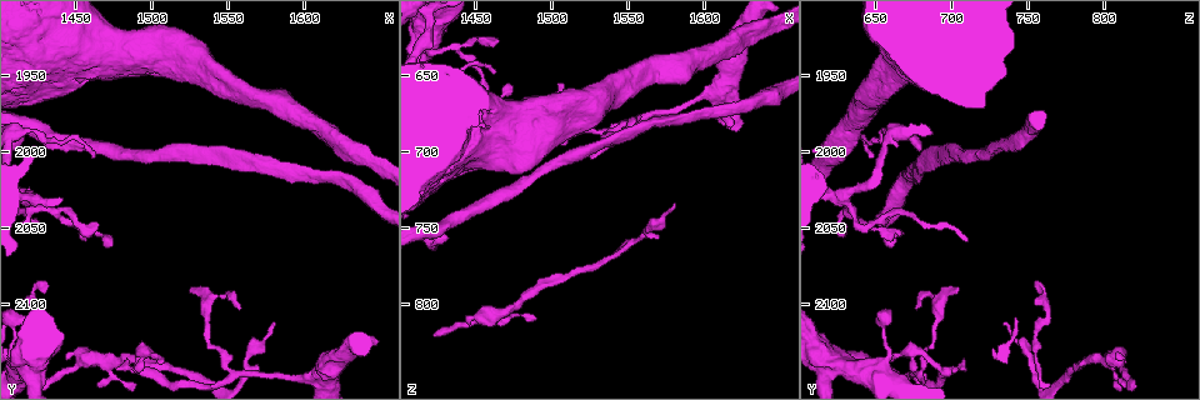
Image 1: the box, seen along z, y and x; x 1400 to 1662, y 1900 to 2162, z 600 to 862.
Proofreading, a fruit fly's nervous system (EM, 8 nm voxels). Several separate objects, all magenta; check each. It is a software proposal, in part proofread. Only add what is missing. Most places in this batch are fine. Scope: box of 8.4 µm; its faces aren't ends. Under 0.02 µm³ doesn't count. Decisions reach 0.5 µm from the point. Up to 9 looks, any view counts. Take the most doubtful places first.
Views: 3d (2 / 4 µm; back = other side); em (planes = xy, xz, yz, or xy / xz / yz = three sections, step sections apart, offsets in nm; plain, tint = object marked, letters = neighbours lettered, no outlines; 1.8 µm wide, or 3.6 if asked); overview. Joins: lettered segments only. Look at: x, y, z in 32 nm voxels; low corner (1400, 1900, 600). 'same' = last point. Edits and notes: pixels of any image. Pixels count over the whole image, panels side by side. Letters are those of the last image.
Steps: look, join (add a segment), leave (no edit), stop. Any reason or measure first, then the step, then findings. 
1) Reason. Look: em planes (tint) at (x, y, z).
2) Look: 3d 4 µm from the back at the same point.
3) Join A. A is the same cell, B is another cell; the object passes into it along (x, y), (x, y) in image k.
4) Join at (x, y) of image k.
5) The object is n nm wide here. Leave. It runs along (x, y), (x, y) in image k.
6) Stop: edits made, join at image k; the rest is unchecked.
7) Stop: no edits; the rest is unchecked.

Abrupt turn. Look: em xz step 16 (tint) at (1494, 2144, 694).

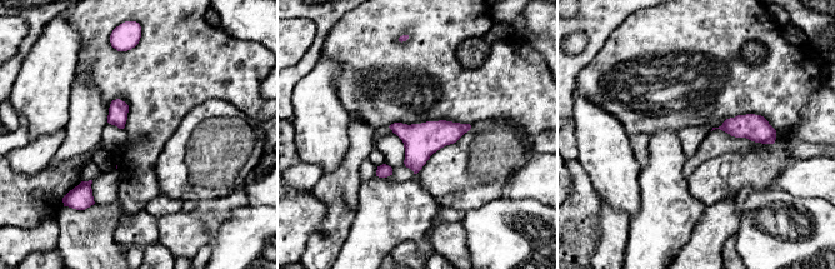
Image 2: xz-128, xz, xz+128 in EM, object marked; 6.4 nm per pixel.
Look: em yz step 4 (letters) at the same point.

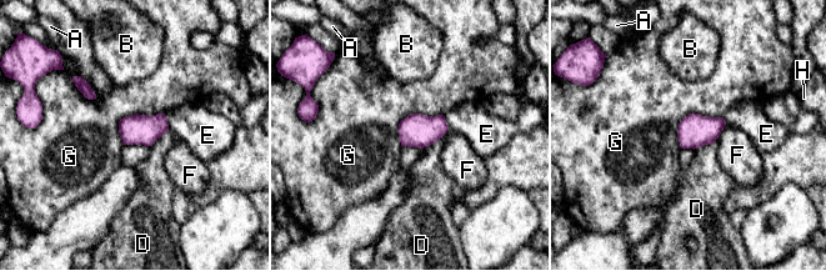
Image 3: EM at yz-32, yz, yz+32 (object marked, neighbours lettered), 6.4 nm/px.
The longest contact is with G, 340 nm. Leave. A, B, D, E, F, G and H are other cells; a border runs along (722, 116), (687, 114), (679, 146) in image 3; no lettered segment goes on from it.

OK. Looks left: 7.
Stops while still wide. Look: 3d 2 µm at (1616, 2148, 684).

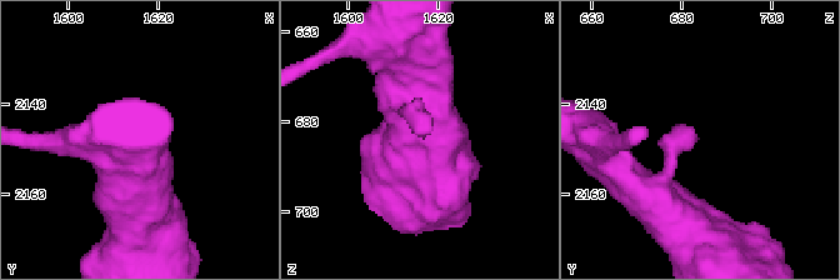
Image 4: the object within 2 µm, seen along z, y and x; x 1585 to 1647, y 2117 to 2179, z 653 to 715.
Shape alone is not enough. Look: em planes (letters) at (1617, 2147, 683).

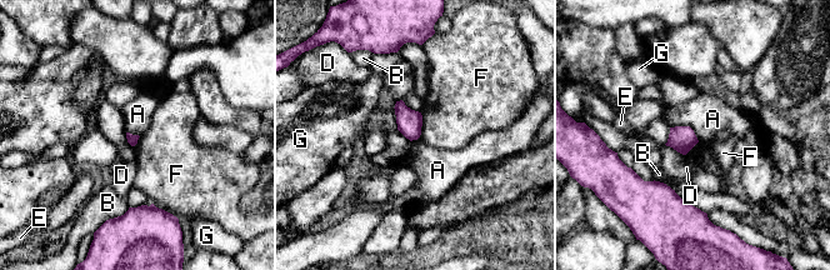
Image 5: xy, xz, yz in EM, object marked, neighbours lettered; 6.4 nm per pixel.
Leave. A, B, D, E, F and G are other cells; a border runs along (670, 126), (689, 126), (699, 140) in image 5; no lettered segment goes on from it.

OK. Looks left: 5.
An open end. Look: em planes (letters) at (1474, 2056, 656).

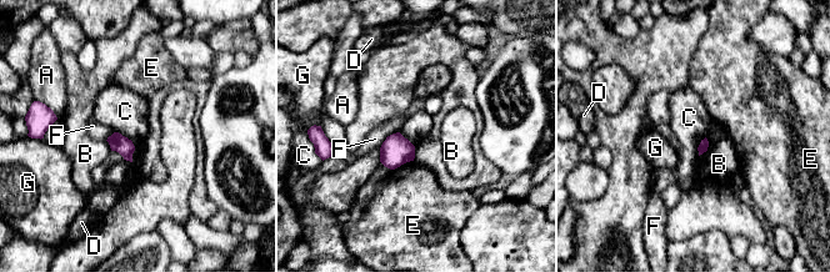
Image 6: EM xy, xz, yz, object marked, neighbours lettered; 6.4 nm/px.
Leave. A, B, C, D, E, F and G are other cells; none of them fits.

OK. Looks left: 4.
Look: em planes (letters) at (1524, 2090, 704).

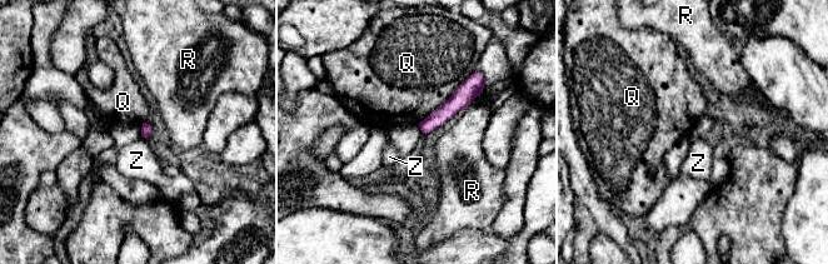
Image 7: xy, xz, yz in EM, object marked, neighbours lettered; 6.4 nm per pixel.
The object is 80 nm wide here. Leave. Q, R and Z are other cells; a border runs along (475, 69), (442, 104), (418, 124) in image 7; no lettered segment goes on from it.

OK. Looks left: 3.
Stop: no edits; the rest is unchecked.

